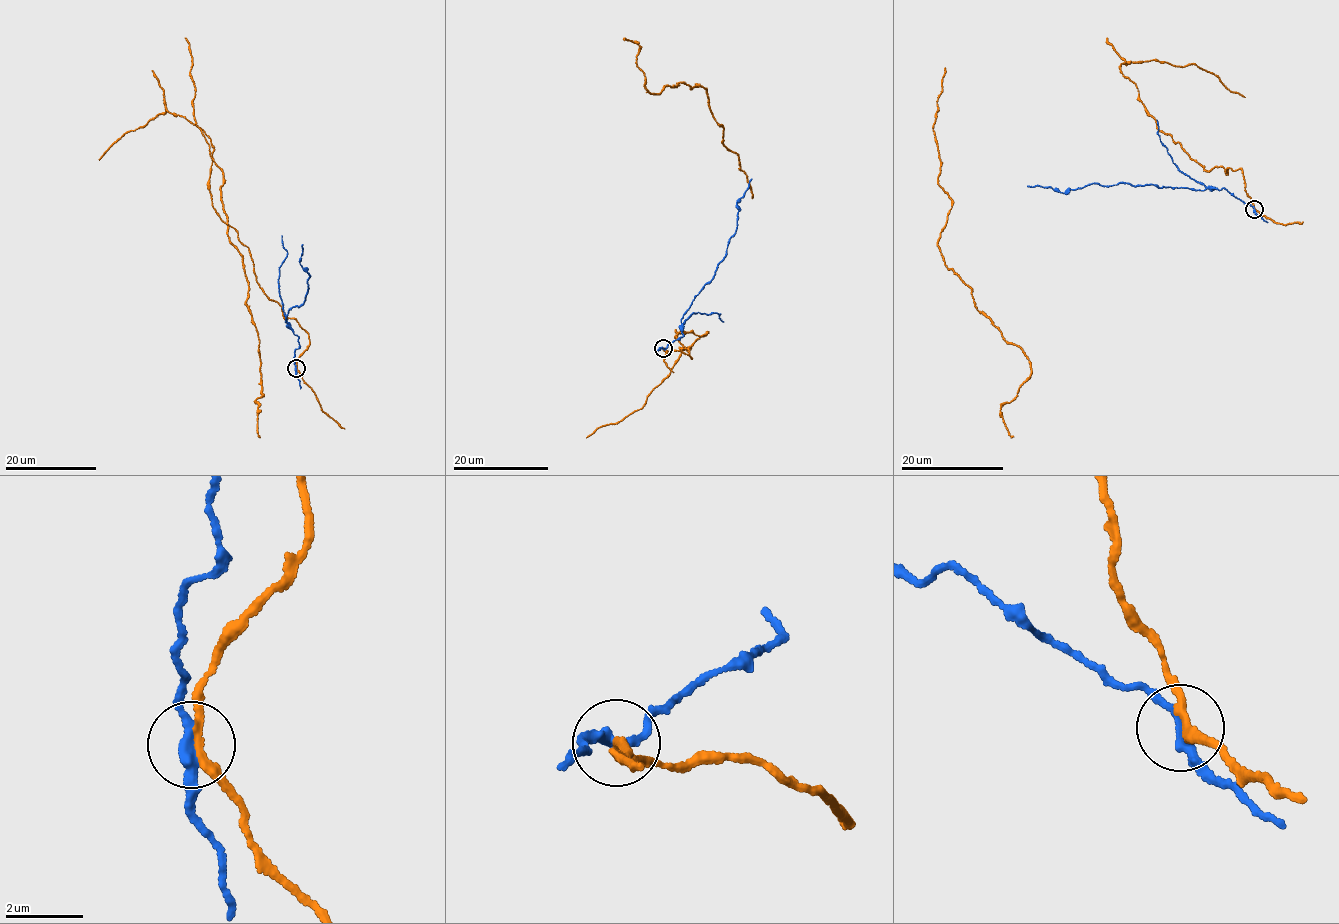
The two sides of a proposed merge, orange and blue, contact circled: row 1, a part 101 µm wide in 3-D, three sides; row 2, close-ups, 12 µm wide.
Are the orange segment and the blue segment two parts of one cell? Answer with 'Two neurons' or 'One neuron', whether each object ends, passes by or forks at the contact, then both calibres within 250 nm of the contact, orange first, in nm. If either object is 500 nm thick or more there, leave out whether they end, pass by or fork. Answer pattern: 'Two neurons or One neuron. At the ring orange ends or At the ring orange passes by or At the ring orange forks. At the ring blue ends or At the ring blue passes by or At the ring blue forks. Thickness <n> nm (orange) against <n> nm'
Two neurons. At the ring orange passes by. At the ring blue passes by. Thickness 220 nm (orange) against 260 nm

